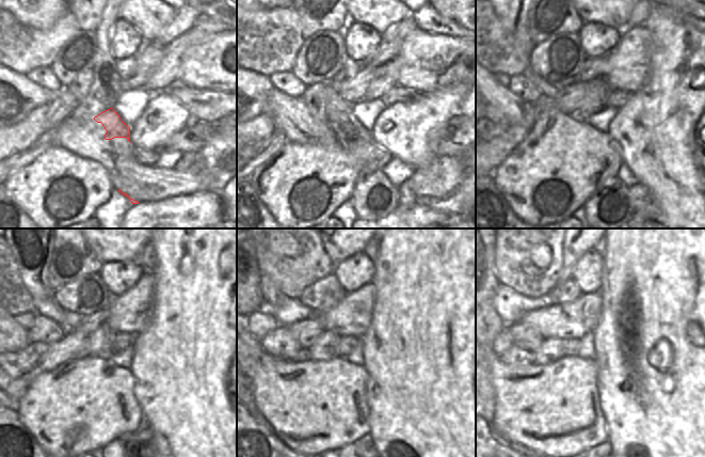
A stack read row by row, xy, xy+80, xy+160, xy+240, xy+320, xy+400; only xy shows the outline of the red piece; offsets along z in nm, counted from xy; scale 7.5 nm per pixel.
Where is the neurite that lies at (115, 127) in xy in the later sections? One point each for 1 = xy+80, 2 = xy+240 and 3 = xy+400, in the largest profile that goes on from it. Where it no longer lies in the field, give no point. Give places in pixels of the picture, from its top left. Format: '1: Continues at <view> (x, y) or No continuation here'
1: Continues at xy+80 (339, 113)
2: Continues at xy+240 (32, 250)
3: Continues at xy+400 (513, 259).

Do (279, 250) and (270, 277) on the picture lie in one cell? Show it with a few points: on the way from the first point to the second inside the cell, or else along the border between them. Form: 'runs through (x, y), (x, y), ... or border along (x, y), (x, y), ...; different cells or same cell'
runs through (273, 256), (271, 270); same cell

